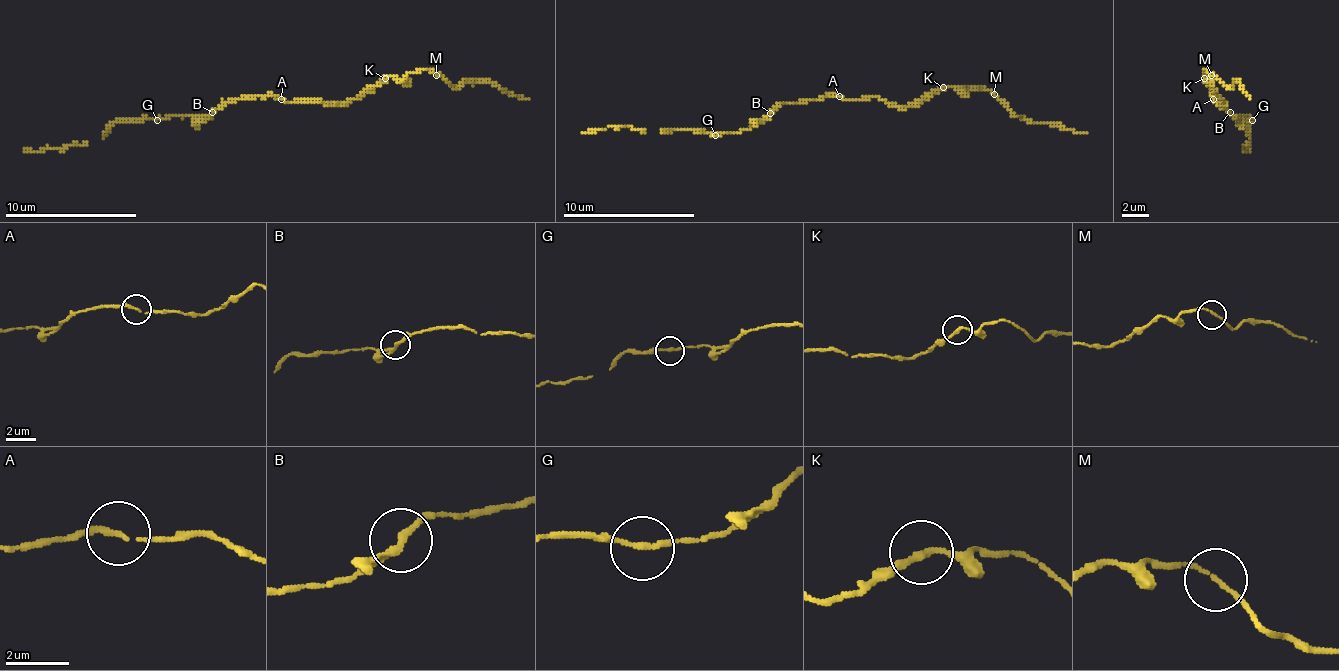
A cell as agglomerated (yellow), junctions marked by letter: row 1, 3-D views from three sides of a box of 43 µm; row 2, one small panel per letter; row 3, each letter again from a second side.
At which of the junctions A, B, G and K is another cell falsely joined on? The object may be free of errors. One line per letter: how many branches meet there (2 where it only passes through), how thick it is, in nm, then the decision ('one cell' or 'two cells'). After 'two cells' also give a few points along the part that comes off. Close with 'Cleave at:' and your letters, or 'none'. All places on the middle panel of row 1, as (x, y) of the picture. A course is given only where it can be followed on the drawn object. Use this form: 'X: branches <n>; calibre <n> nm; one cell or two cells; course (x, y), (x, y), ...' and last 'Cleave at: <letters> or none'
A: branches 2; calibre 170 nm; one cell
B: branches 2; calibre 200 nm; one cell
G: branches 2; calibre 190 nm; one cell
K: branches 2; calibre 180 nm; one cell
Cleave at: none

